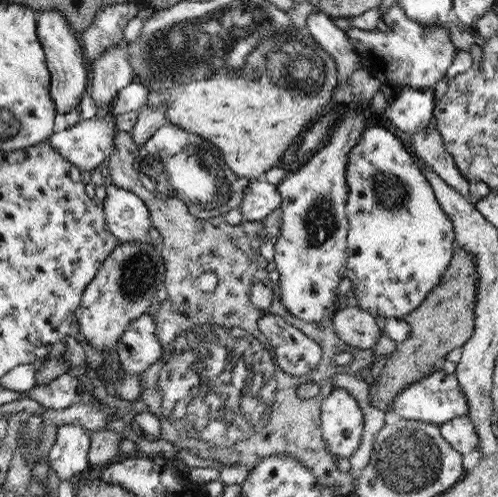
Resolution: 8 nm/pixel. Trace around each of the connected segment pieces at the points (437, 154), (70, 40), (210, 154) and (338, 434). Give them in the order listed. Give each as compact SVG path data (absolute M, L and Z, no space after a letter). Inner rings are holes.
M434 125L411 135L411 143L417 158L439 173L452 188L457 189L469 201L469 182L463 177L452 155L445 149L443 137Z
M44 10L38 16L38 38L44 48L46 64L51 74L49 93L58 109L58 114L70 112L86 92L86 78L90 78L86 72L82 48L68 30L68 21L62 12L57 10Z
M179 125L160 127L139 147L134 163L148 192L161 200L182 200L191 214L200 220L224 216L228 211L238 209L250 184L249 178L236 176L228 168L223 152L211 140L192 135Z
M346 389L330 391L321 404L321 433L326 446L340 458L350 458L360 446L365 418Z

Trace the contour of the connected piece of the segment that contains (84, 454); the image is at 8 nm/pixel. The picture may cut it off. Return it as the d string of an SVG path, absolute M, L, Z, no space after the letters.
M64 424L58 427L58 438L47 462L61 481L72 479L90 466L90 434L83 425Z

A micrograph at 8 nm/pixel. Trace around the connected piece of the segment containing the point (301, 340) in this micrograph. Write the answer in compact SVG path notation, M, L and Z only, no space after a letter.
M266 314L256 324L275 348L276 360L284 372L302 376L318 366L323 355L322 347L286 322L284 317Z

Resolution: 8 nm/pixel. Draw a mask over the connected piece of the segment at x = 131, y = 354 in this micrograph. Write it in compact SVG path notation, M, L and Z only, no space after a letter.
M148 313L135 318L118 343L117 352L127 374L140 376L163 356L163 345L155 336L156 316Z

